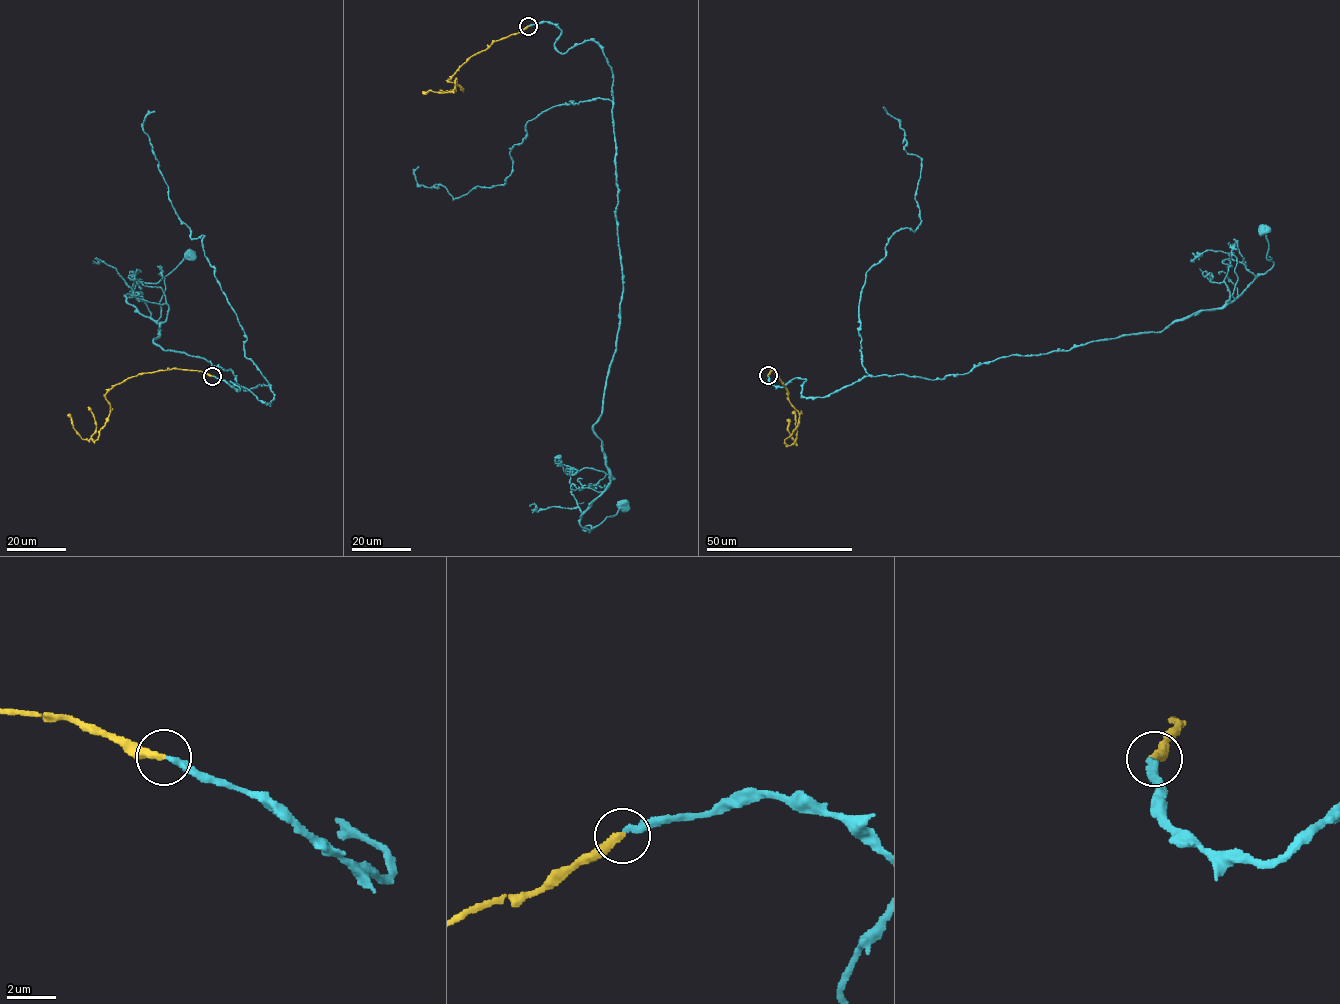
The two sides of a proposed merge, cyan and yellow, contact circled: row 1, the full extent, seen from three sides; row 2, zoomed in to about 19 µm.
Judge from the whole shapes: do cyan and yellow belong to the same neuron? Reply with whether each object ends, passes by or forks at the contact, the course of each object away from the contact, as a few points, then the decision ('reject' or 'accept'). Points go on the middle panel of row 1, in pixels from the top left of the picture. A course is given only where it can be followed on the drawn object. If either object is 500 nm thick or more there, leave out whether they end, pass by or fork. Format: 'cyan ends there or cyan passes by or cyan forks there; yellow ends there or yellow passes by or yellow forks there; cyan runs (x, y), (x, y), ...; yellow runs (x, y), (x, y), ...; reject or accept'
cyan ends there; yellow ends there; cyan runs (528, 26), (596, 42), (613, 78), (609, 485), (580, 524), (623, 505); yellow runs (528, 26), (495, 40), (459, 67), (448, 81), (463, 89), (456, 78), (453, 90), (422, 93); reject

